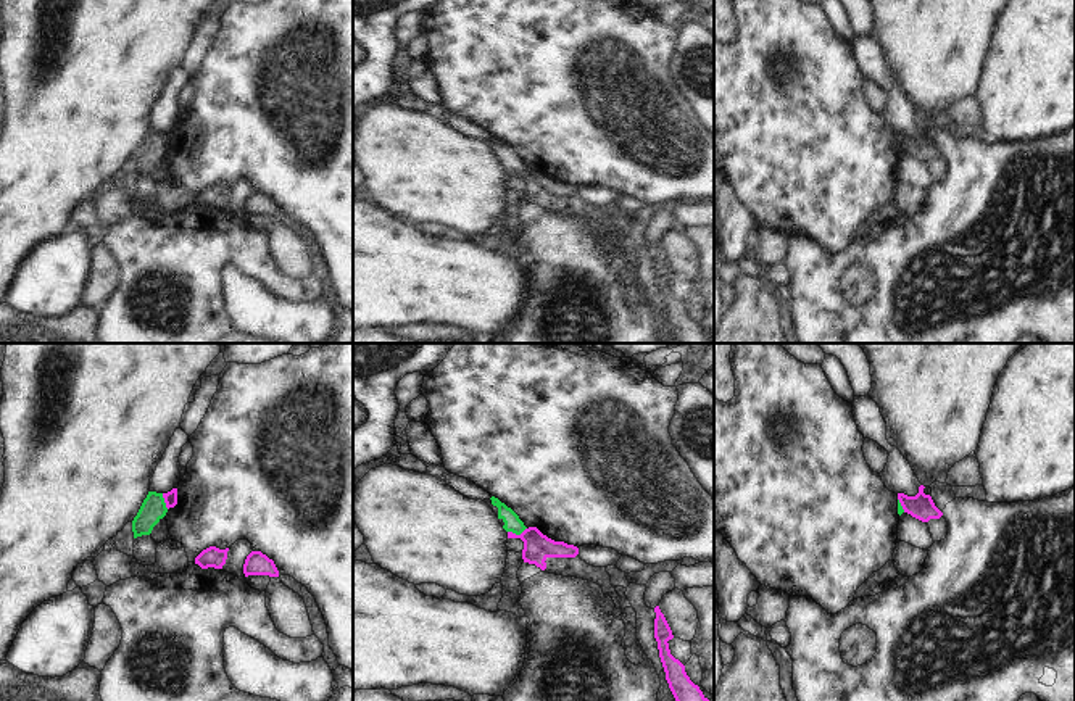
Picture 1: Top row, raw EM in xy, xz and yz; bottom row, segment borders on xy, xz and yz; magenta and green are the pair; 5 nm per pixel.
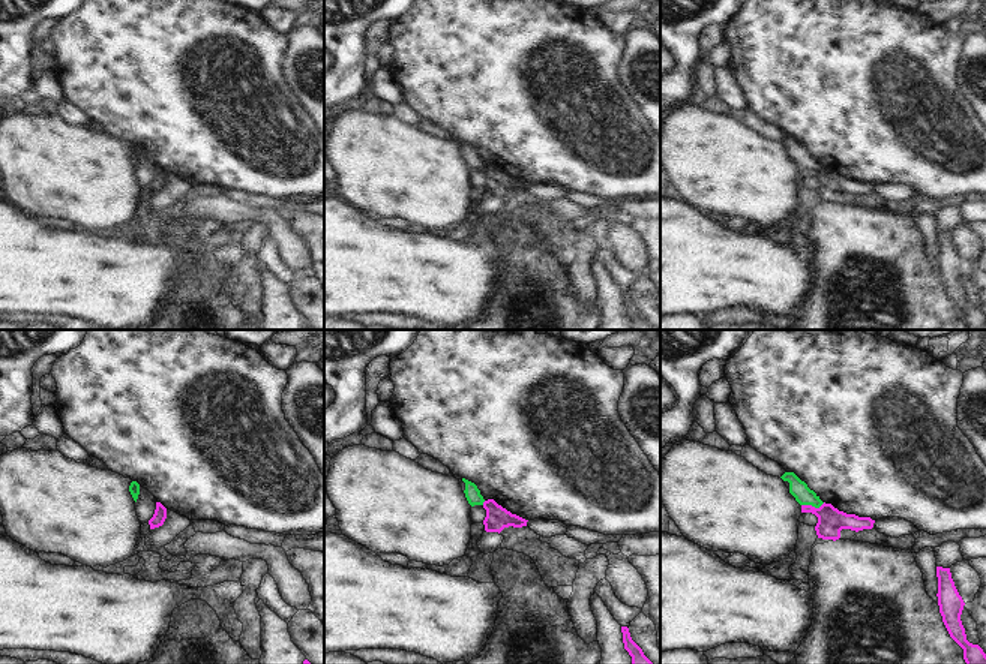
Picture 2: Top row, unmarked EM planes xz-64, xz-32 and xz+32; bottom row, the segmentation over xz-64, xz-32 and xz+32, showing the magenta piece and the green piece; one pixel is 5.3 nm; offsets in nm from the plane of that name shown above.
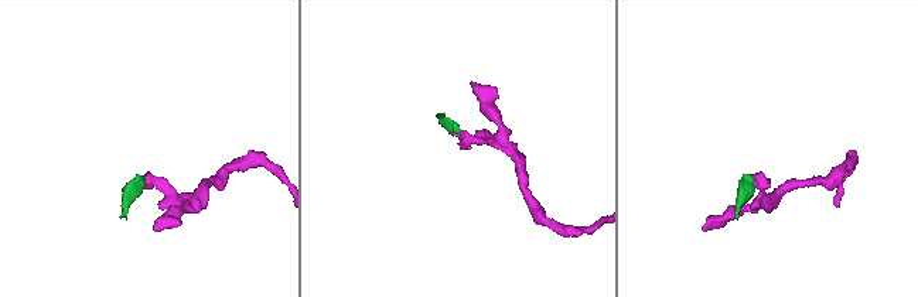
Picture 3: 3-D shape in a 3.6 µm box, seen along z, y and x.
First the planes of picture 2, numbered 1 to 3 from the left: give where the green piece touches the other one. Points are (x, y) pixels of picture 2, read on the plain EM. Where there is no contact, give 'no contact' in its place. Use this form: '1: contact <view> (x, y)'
1: no contact
2: contact xz-32 (483, 167)
3: contact xz+32 (812, 171)

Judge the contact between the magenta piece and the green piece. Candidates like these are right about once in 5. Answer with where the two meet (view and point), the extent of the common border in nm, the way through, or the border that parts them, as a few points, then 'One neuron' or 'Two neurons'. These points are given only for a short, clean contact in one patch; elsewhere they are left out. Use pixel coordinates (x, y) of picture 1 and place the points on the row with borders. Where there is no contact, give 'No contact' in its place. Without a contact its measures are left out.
Touches magenta at xz (514, 534). Shared border 100 nm. Boundary: xz (526, 527), (519, 534), (508, 532). Two neurons.

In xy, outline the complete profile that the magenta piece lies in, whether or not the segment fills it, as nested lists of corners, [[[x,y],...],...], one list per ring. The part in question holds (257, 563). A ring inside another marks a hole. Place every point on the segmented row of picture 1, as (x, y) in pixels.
[[[251,551],[243,564],[243,574],[248,575],[269,575],[279,577],[279,570],[272,559],[269,559],[261,551]]]

